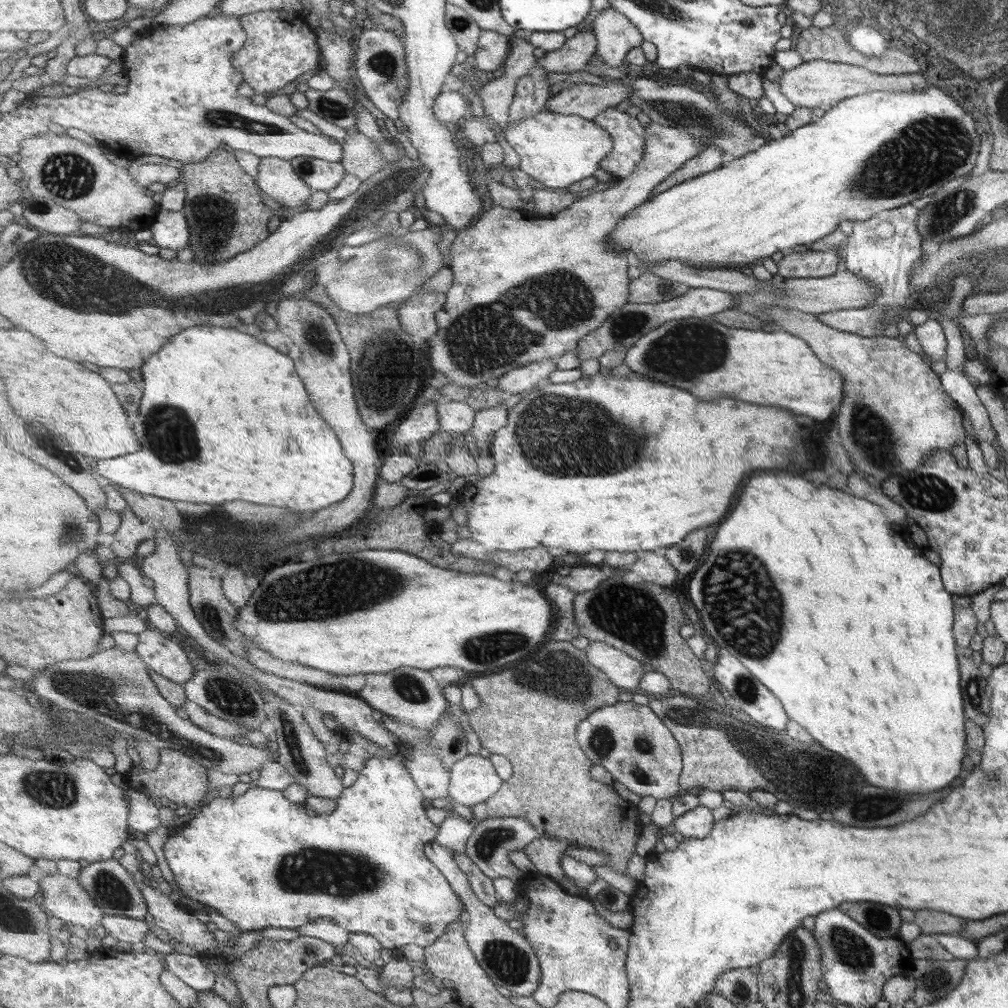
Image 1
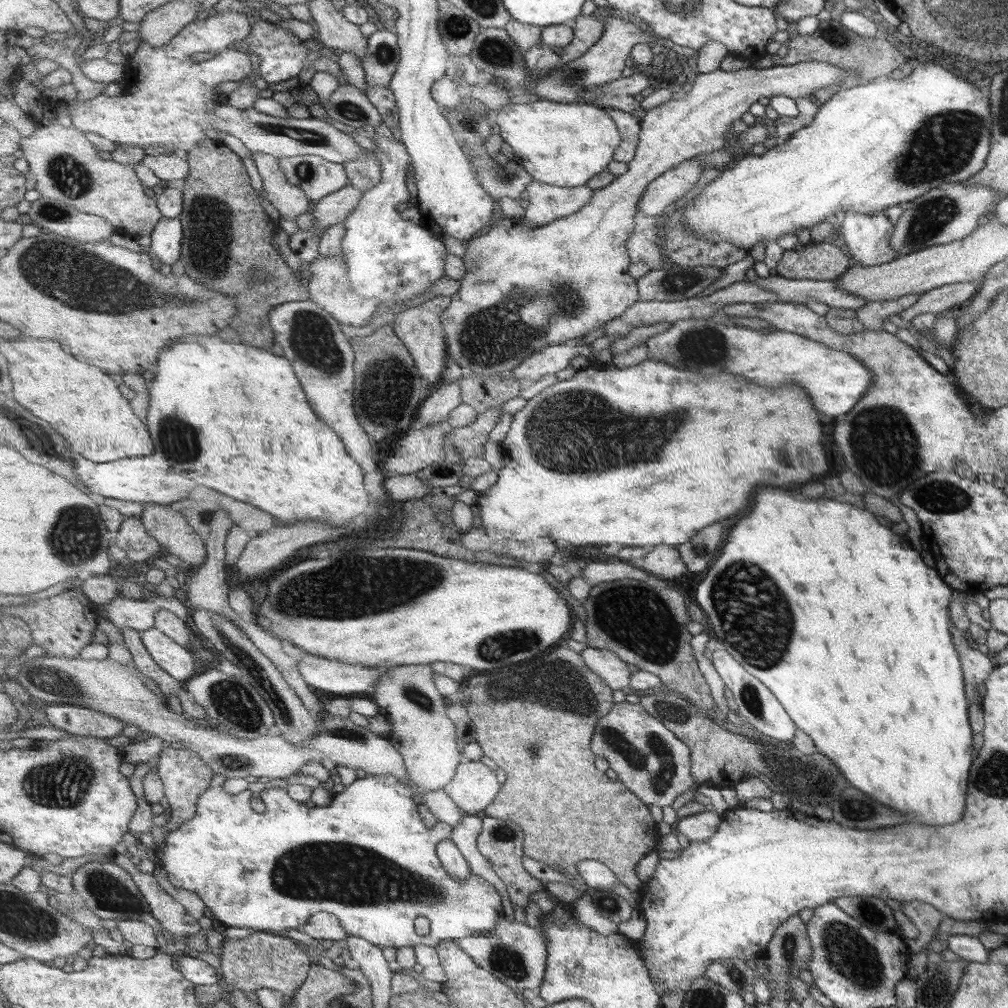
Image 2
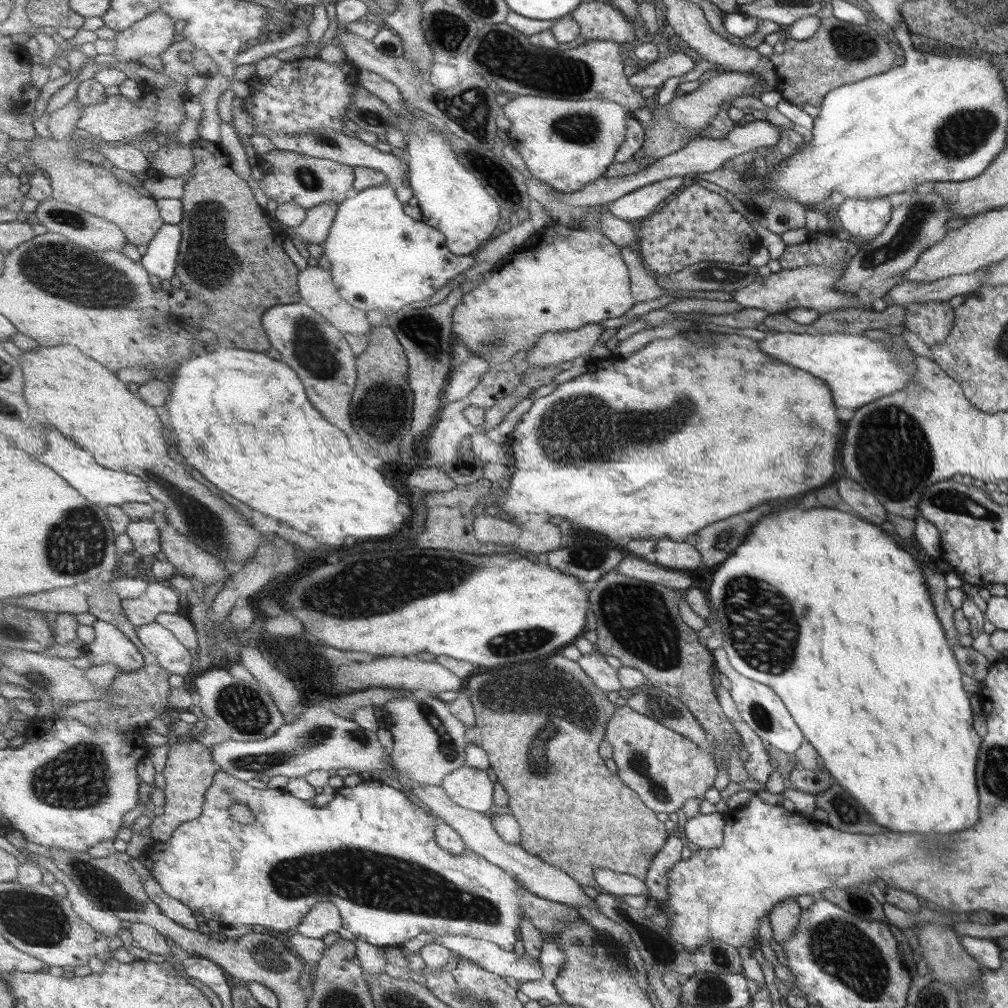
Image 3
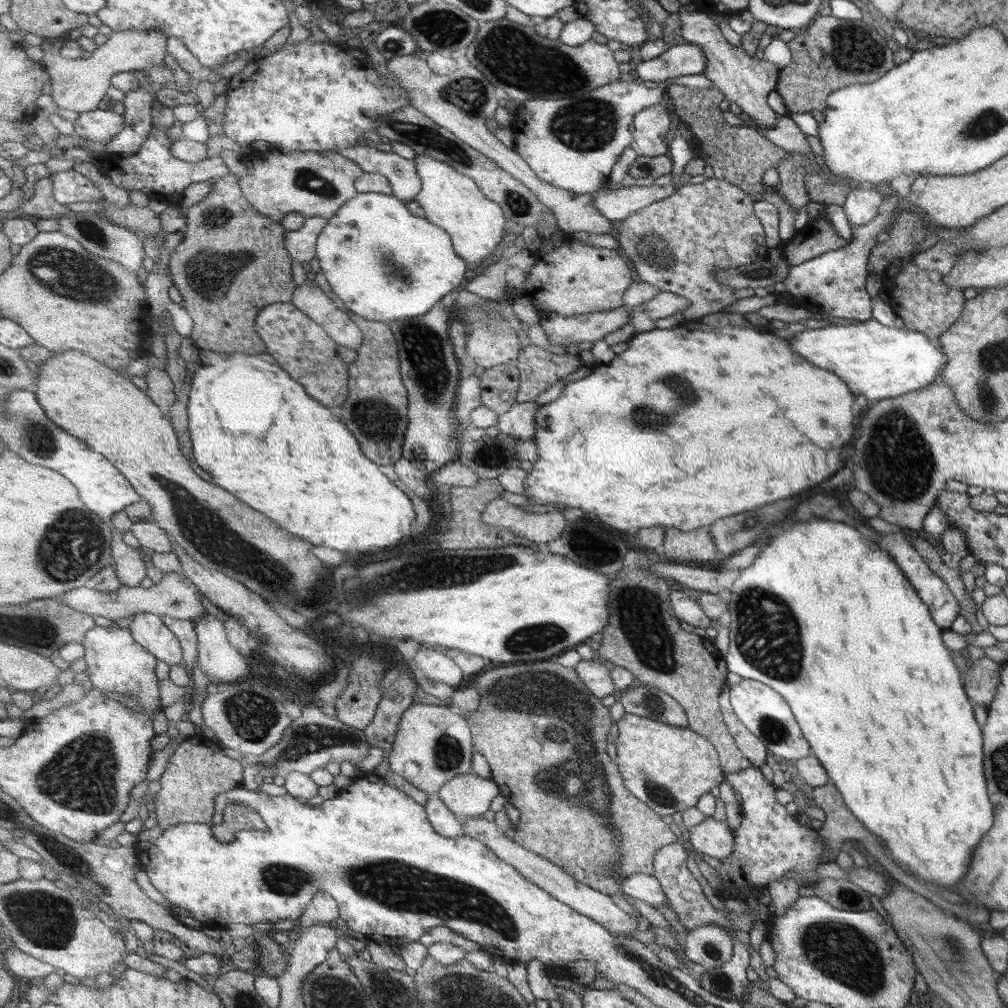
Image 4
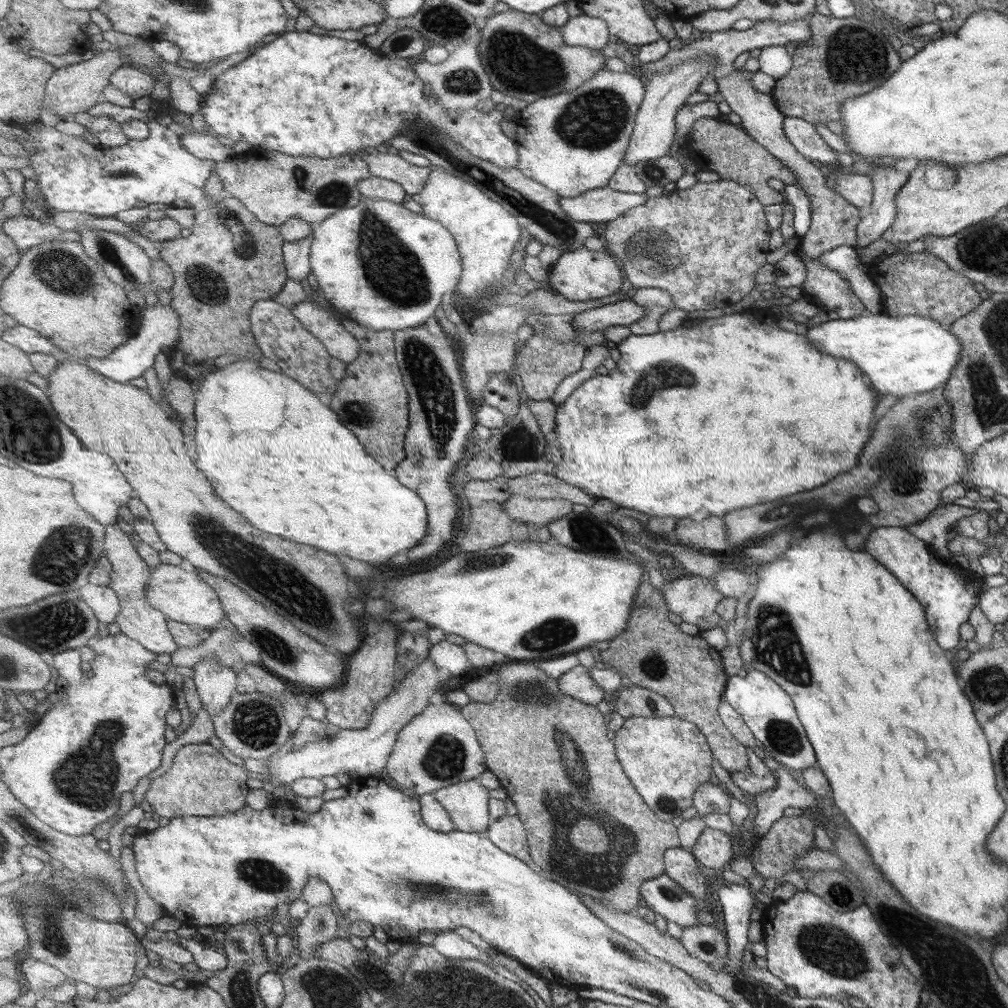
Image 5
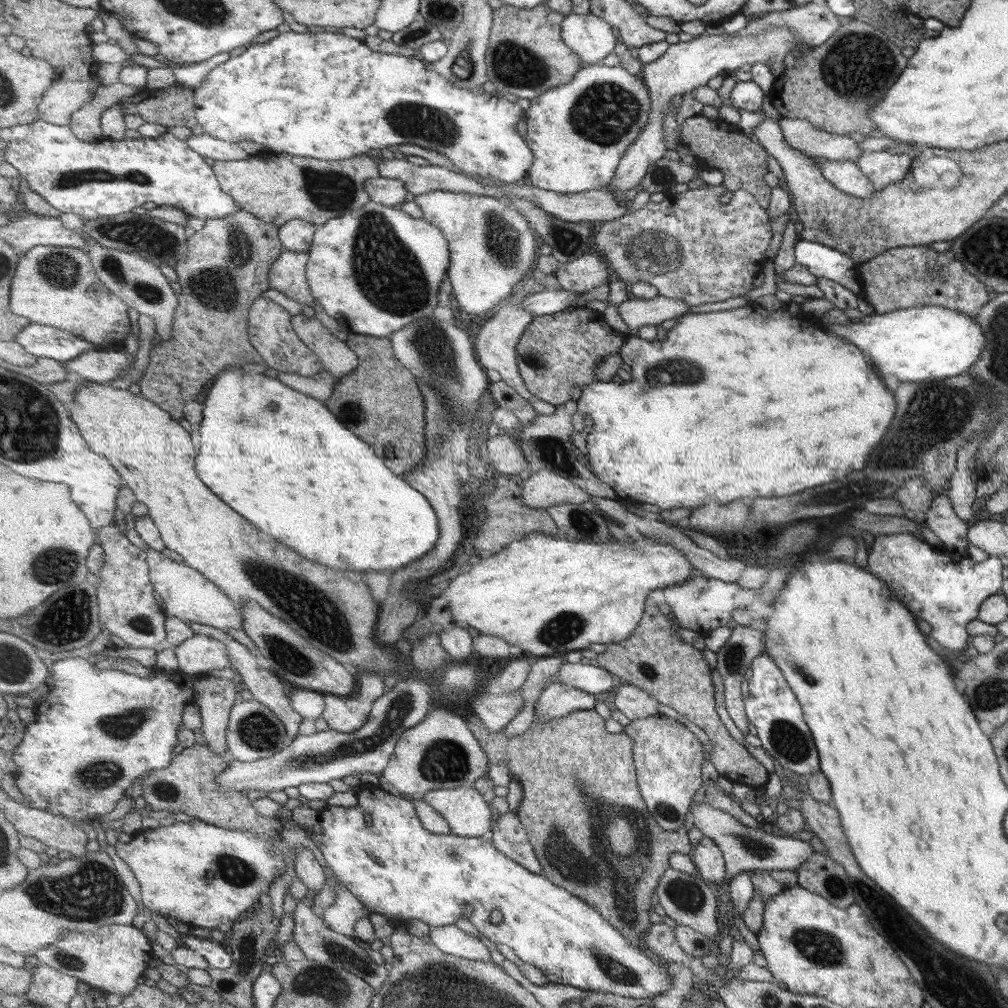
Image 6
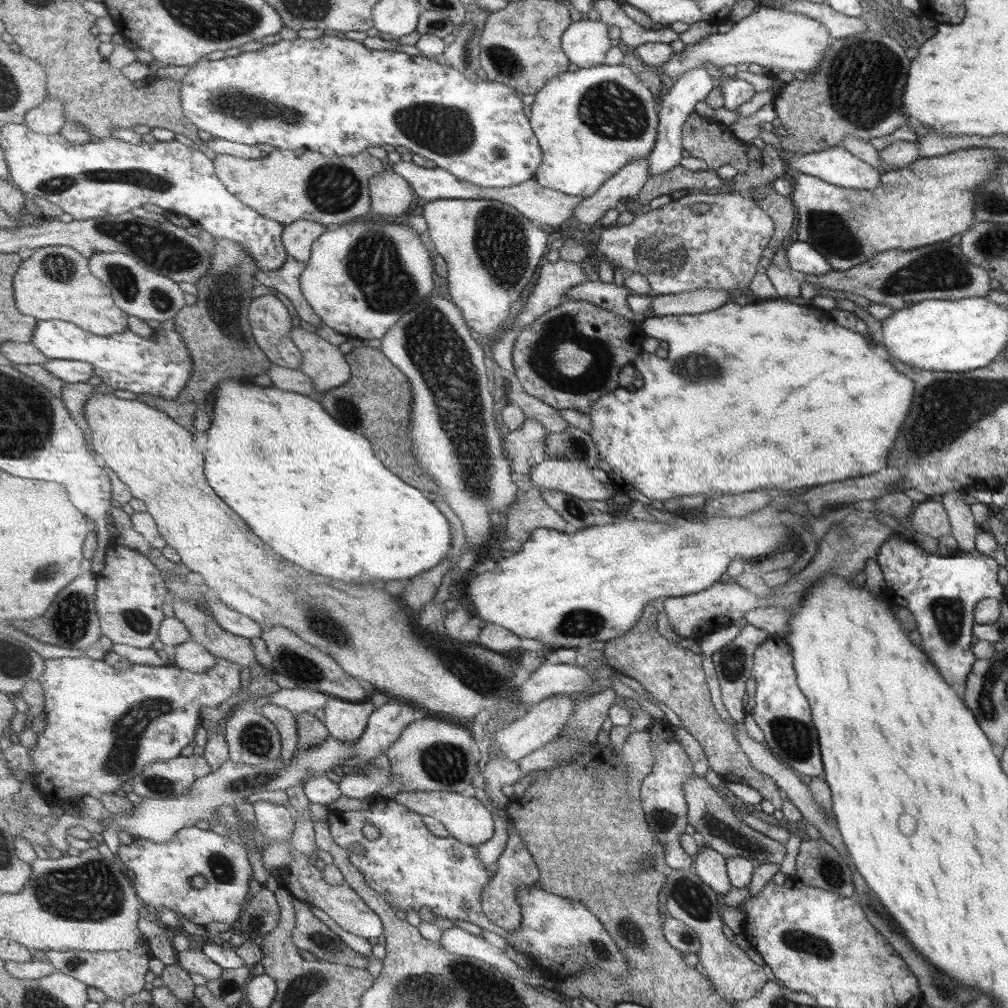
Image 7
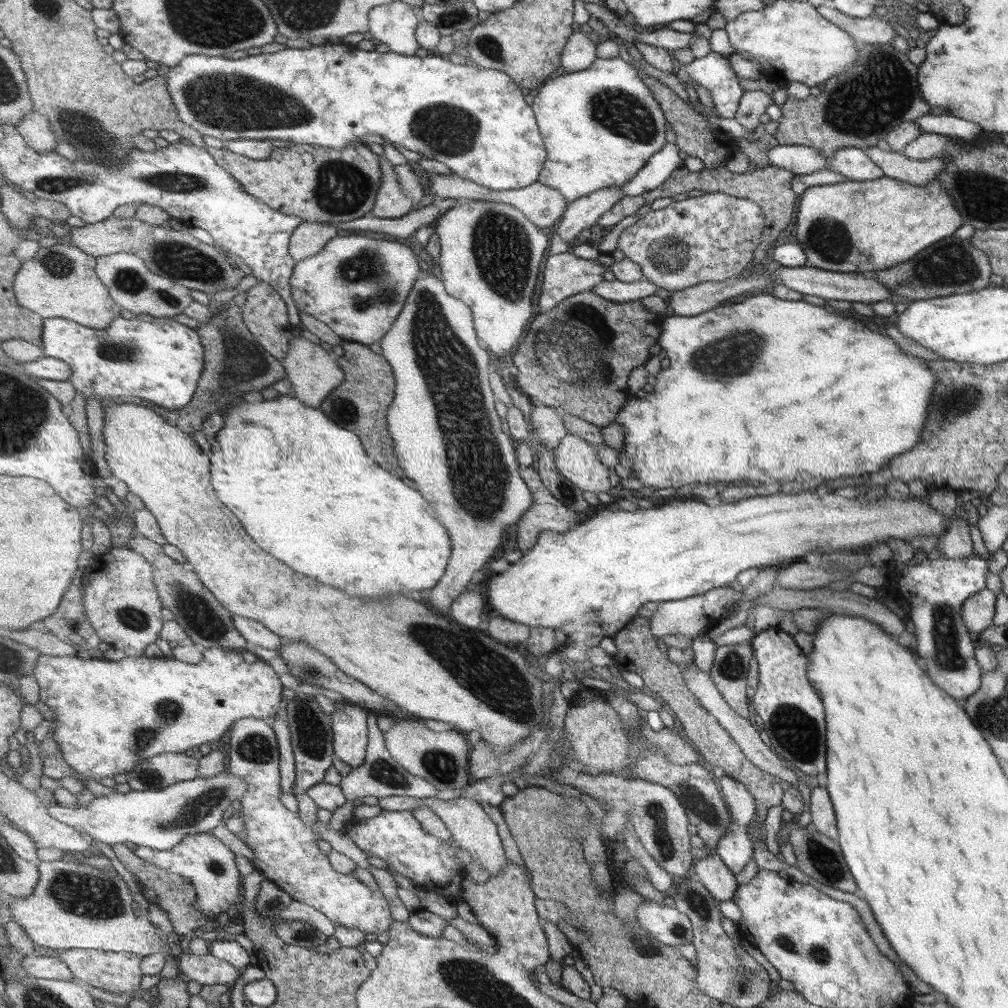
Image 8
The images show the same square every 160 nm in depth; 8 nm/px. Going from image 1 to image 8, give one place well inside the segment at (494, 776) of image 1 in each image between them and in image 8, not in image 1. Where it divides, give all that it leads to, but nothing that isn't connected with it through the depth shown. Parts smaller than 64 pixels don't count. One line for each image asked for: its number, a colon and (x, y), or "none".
2: (475, 786)
3: (470, 787)
4: (468, 796)
5: (467, 802)
6: (467, 810)
7: (469, 821)
8: (477, 836)

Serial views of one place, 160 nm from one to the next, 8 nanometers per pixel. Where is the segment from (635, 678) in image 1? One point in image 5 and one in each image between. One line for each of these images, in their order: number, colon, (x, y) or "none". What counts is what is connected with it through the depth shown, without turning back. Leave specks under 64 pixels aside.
2: (608, 664)
3: (595, 664)
4: (597, 677)
5: (578, 682)

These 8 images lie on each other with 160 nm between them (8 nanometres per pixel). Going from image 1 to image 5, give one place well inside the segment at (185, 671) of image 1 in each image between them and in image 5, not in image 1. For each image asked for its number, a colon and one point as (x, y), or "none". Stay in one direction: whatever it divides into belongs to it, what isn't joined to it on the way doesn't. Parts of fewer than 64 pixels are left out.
2: (177, 660)
3: (171, 653)
4: (150, 630)
5: (138, 619)

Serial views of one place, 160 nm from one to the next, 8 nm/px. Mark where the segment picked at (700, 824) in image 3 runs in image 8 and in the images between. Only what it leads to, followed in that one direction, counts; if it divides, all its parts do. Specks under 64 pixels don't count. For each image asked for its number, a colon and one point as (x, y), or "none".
4: (713, 838)
5: (713, 850)
6: (709, 858)
7: (713, 867)
8: (713, 873)

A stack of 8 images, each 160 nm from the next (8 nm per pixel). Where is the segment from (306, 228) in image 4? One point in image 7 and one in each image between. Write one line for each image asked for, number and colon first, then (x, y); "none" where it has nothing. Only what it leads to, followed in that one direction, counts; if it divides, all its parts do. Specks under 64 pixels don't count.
5: (297, 255)
6: (289, 276)
7: (288, 280)

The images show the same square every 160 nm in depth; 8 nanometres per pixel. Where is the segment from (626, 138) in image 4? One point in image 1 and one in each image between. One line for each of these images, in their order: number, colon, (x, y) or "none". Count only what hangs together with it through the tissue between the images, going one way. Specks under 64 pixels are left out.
1: (558, 150)
2: (567, 145)
3: (567, 144)

